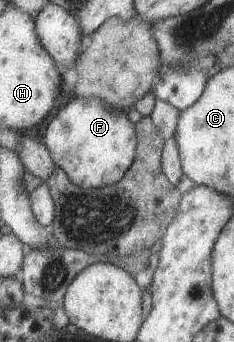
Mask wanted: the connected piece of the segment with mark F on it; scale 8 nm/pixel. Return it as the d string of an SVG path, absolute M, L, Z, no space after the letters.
M72 97L47 127L43 142L53 164L79 188L89 190L111 186L123 178L133 162L136 149L134 124L127 119L127 111L103 102L97 97Z

